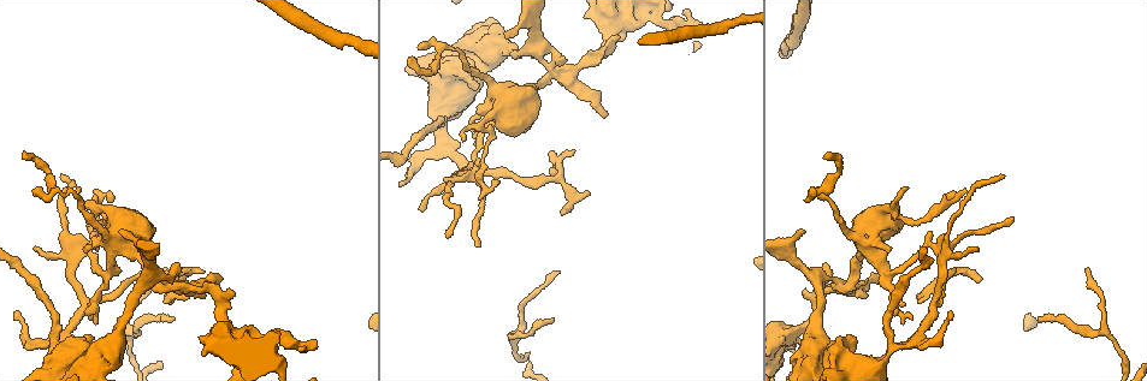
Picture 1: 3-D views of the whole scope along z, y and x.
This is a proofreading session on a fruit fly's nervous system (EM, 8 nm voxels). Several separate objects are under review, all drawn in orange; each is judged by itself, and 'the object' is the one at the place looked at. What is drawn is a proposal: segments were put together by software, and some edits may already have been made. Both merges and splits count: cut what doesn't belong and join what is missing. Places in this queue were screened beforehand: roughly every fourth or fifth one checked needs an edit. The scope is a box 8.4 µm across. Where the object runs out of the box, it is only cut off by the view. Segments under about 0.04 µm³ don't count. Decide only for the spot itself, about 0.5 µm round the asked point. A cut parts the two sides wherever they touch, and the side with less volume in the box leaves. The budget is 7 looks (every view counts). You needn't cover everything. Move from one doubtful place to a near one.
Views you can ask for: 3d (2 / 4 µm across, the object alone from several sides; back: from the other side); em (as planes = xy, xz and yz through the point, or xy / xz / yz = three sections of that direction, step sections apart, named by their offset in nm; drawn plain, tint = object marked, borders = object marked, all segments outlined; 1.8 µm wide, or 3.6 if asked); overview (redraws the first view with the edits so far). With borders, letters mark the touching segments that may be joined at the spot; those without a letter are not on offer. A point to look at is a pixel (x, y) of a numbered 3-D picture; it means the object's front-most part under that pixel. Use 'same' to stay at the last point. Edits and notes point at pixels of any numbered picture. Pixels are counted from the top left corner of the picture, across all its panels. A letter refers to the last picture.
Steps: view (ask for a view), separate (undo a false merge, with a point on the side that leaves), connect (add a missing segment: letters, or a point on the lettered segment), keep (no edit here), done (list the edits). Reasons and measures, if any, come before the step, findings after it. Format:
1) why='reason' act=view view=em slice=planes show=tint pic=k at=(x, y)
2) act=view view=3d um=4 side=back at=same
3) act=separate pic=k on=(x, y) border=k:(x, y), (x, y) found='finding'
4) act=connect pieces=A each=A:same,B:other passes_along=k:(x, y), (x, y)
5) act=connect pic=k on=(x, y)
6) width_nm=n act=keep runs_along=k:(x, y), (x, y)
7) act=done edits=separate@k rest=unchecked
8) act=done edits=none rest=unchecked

why='thin end' act=view view=em slice=xy step=4 show=borders pic=1 at=(950, 310)

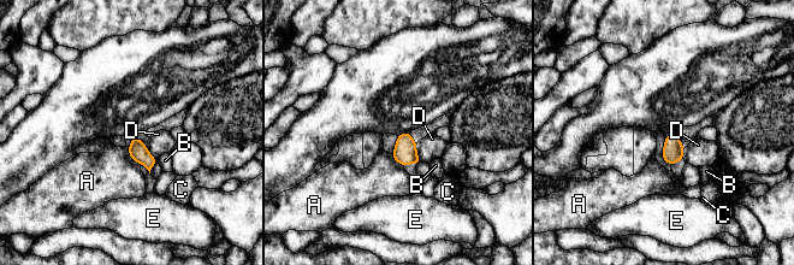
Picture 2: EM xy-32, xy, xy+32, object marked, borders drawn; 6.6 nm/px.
longest_contact=A:160nm act=keep each=A:other,B:other,C:other,D:other,E:other border=2:(126, 147), (130, 157), (142, 164) found='none of them fits'

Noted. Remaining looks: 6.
why='four arms meet' act=view view=3d um=2 side=back pic=1 at=(170, 279)

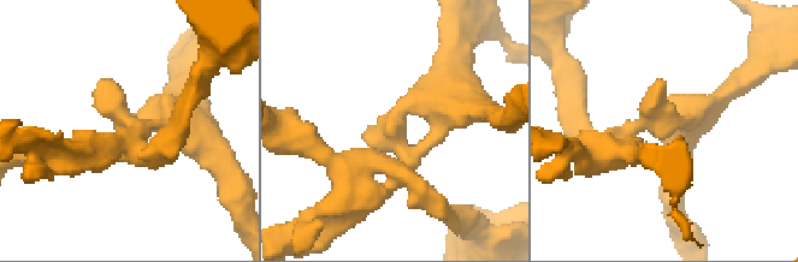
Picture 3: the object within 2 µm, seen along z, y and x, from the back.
act=view view=em um=3.6 slice=xy step=4 show=tint pic=3 at=(656, 124)

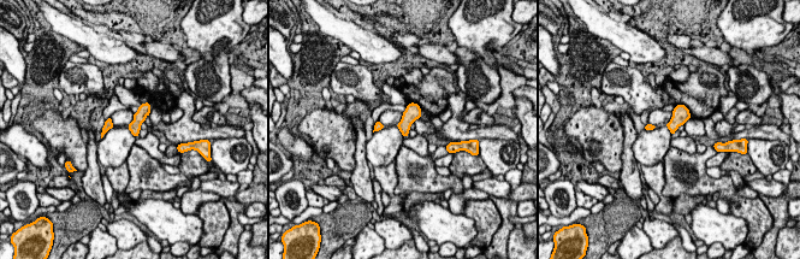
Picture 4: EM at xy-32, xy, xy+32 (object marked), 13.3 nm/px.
why='cut it another way' act=view view=em um=3.6 slice=planes show=borders at=same

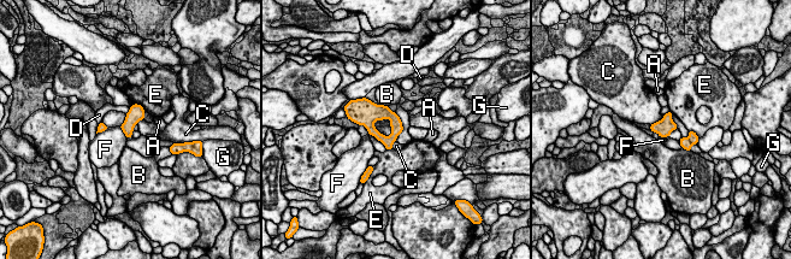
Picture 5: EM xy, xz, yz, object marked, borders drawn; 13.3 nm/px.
longest_contact=D:340nm act=separate pic=5 on=(685, 143) each=A:other,B:other,C:other,D:other,E:other,F:other,G:other border=5:(688, 139), (692, 143) found='two neurons meet here'

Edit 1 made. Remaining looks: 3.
act=view view=3d um=4 pic=1 at=(457, 172)

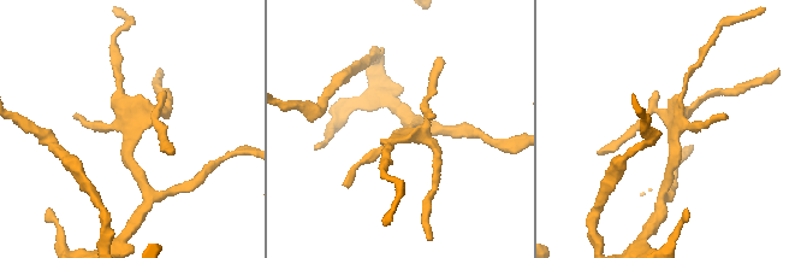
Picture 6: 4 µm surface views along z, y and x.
act=view view=em um=3.6 slice=xy step=8 show=tint pic=6 at=(671, 132)

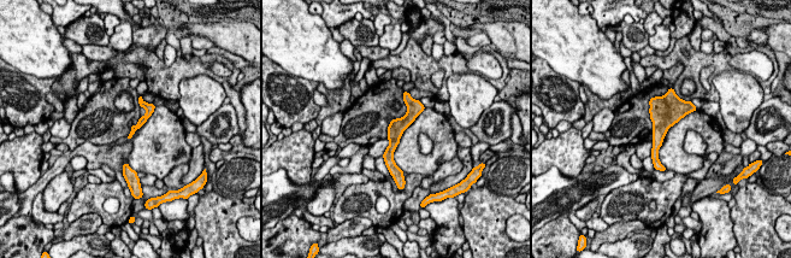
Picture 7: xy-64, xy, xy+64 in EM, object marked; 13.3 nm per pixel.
act=view view=em um=3.6 slice=planes show=borders at=same

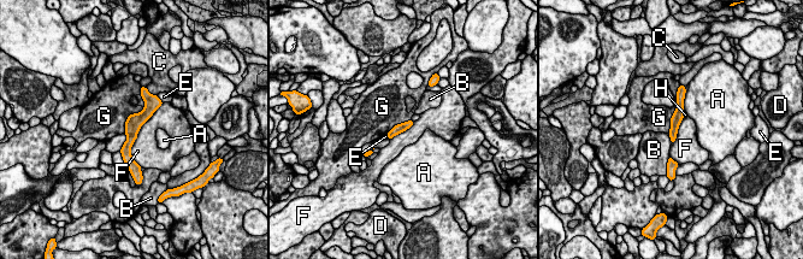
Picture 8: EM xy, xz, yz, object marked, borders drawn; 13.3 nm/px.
act=keep each=A:other,B:other,C:other,D:other,E:other,F:other,G:other,H:other found='one neuron here'

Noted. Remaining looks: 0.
act=done edits=separate@5 rest=unchecked

